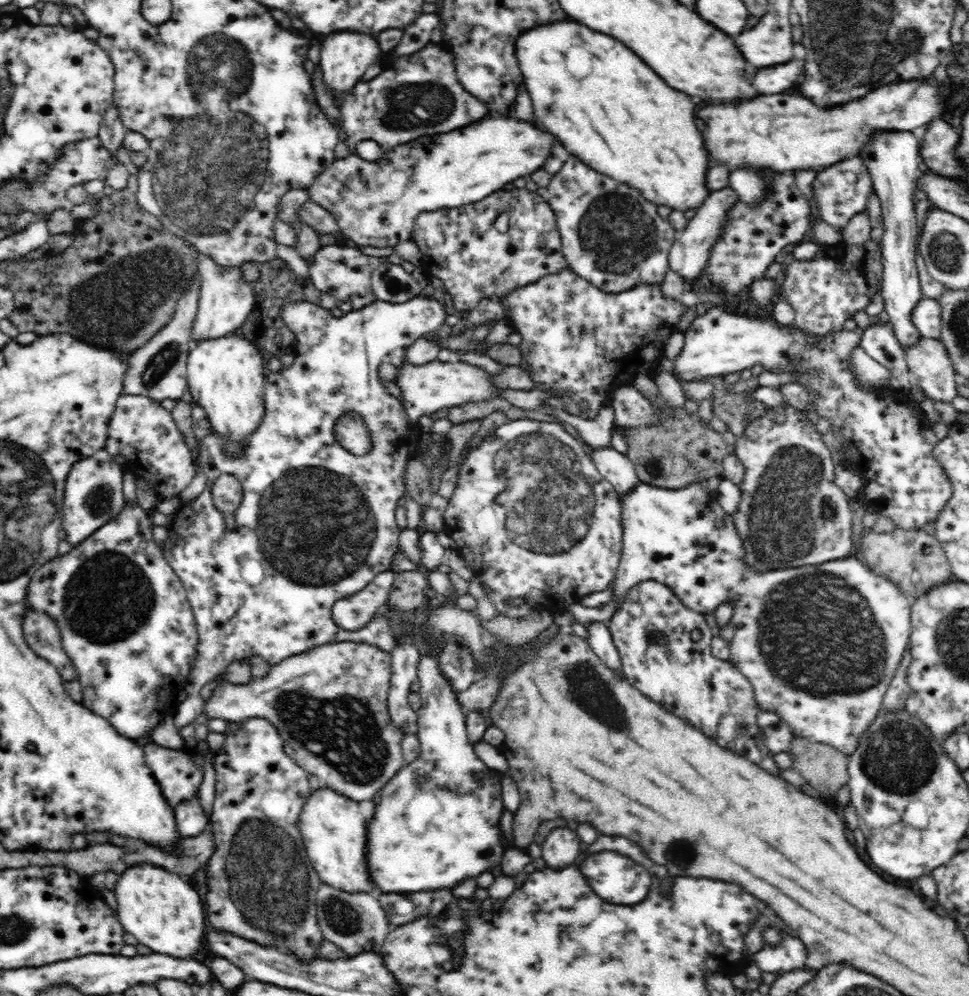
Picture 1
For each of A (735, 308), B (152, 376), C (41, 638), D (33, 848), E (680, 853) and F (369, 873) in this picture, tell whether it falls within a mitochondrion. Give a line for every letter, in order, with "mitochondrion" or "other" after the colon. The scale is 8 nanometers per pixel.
A: other
B: mitochondrion
C: mitochondrion
D: other
E: mitochondrion
F: other

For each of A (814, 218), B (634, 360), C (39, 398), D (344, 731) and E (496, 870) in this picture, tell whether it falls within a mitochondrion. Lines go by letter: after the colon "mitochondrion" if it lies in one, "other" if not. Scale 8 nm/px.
A: other
B: other
C: other
D: mitochondrion
E: other

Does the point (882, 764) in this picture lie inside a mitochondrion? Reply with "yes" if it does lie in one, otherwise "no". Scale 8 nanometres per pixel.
yes

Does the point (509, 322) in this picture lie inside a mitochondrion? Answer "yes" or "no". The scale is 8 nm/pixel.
no

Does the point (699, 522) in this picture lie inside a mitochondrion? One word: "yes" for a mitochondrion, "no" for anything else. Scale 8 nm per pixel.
no

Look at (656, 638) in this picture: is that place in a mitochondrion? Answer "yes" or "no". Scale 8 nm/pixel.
yes

